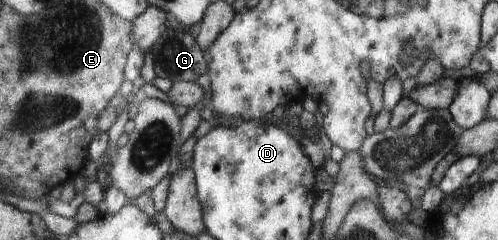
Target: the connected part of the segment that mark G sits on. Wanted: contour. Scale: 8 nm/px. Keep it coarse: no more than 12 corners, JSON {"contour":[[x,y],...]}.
{"contour":[[169,29],[152,50],[156,72],[174,84],[209,74],[205,50]]}

